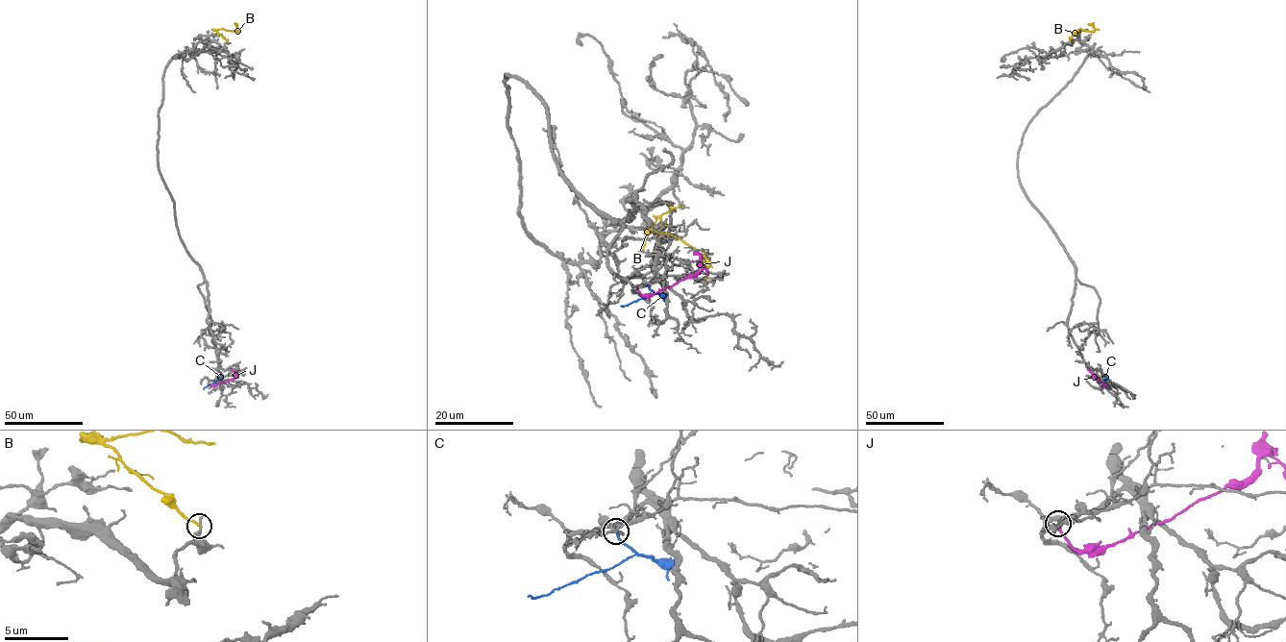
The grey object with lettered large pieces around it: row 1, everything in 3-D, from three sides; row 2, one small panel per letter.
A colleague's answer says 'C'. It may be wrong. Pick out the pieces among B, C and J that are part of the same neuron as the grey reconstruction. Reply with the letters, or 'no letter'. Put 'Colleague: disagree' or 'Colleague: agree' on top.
Colleague: disagree
no letter

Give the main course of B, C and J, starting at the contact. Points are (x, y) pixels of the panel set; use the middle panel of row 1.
B: (680, 205), (659, 215), (652, 228), (680, 238), (701, 253), (706, 259), (706, 268), (702, 251)
C: (648, 285), (652, 293), (620, 306)
J: (637, 287), (642, 294), (650, 295), (692, 276), (698, 270), (700, 260), (700, 257), (693, 251)

